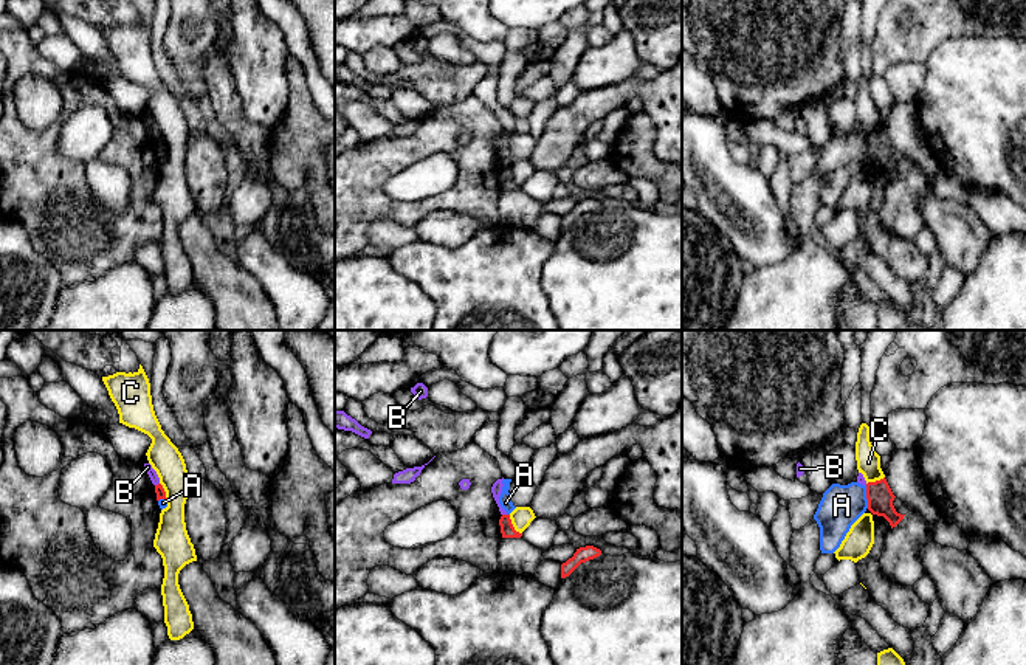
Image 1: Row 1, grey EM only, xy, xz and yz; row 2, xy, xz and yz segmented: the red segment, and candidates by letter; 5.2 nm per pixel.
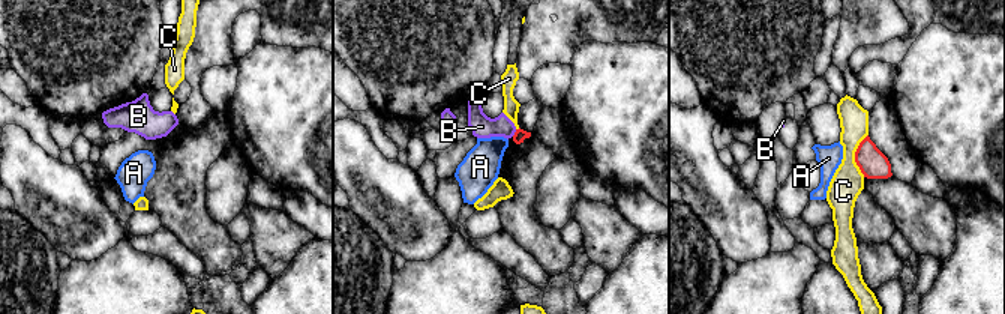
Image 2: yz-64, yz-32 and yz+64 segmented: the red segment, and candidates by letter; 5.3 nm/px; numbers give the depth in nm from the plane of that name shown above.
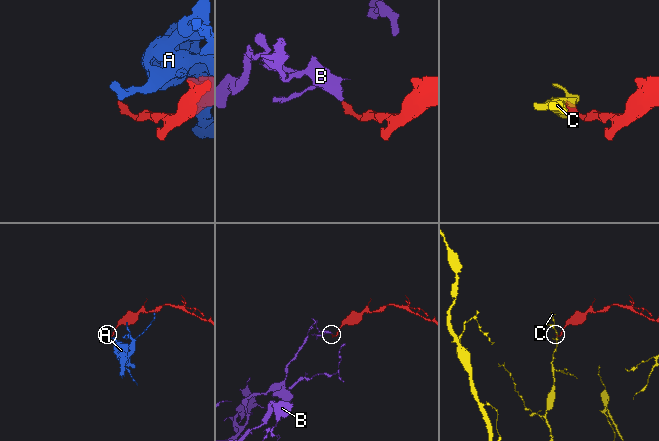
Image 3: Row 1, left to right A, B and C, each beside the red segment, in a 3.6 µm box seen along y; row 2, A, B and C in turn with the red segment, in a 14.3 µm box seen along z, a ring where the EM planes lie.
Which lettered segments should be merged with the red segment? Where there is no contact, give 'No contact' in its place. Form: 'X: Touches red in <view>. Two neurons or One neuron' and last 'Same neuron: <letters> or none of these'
A: Touches red in yz. Two neurons
B: Touches red in xz. Two neurons
C: Touches red in xz. Two neurons
Same neuron: none of these

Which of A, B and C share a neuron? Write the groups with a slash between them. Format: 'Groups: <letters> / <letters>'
Groups: A / B / C

